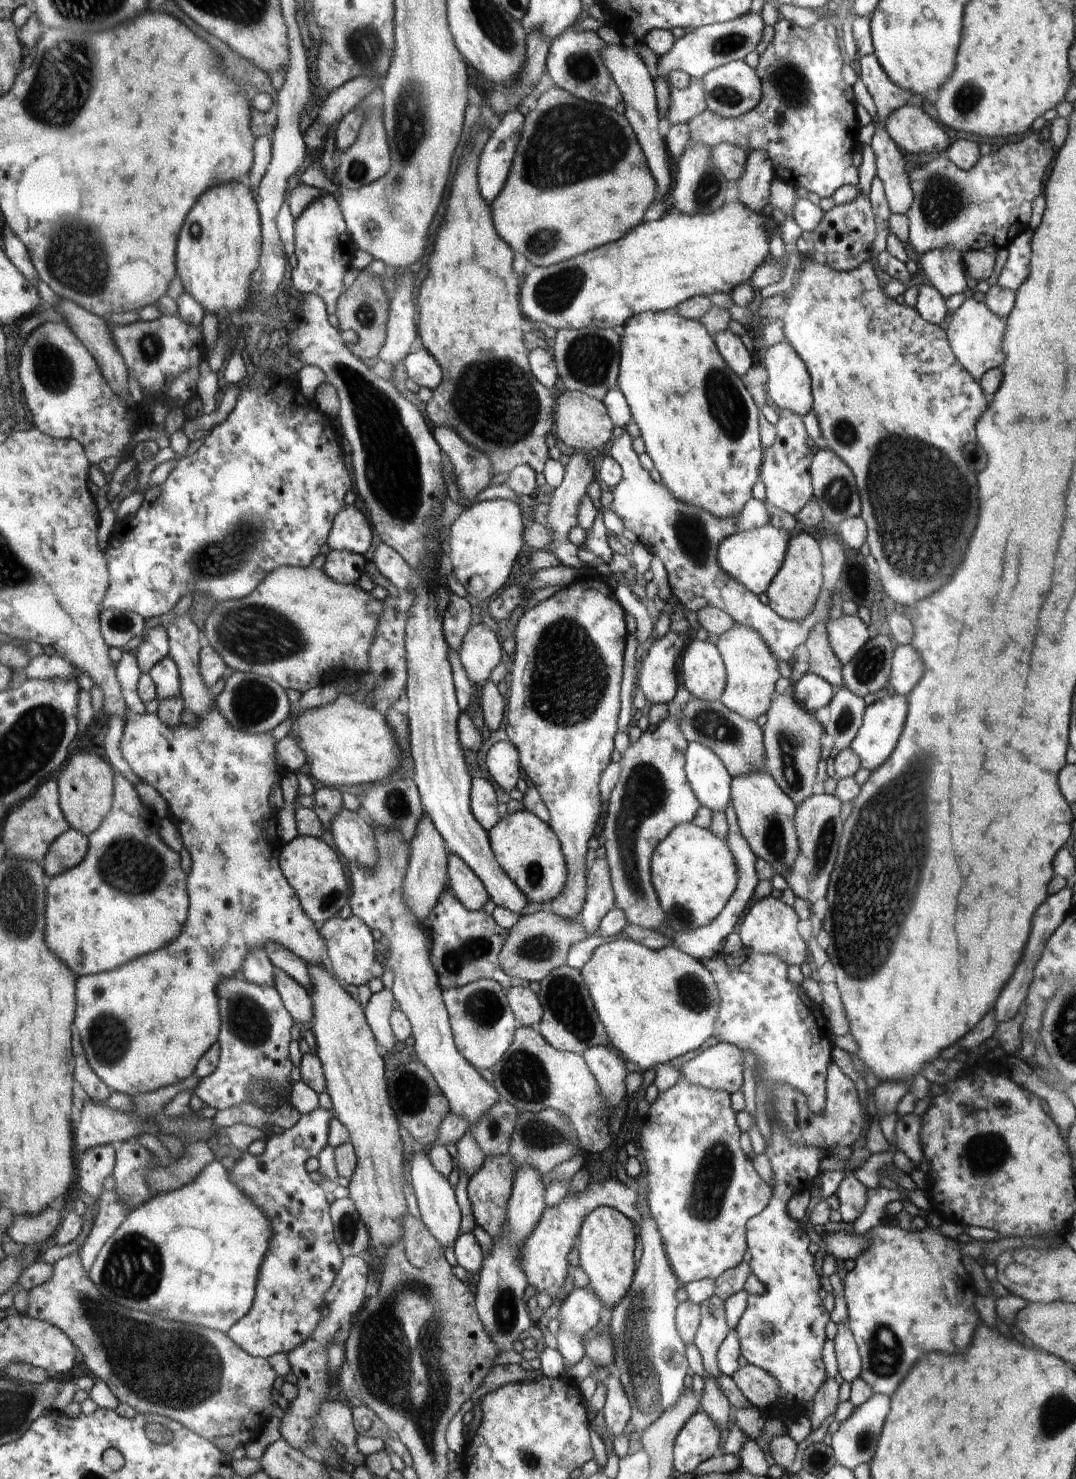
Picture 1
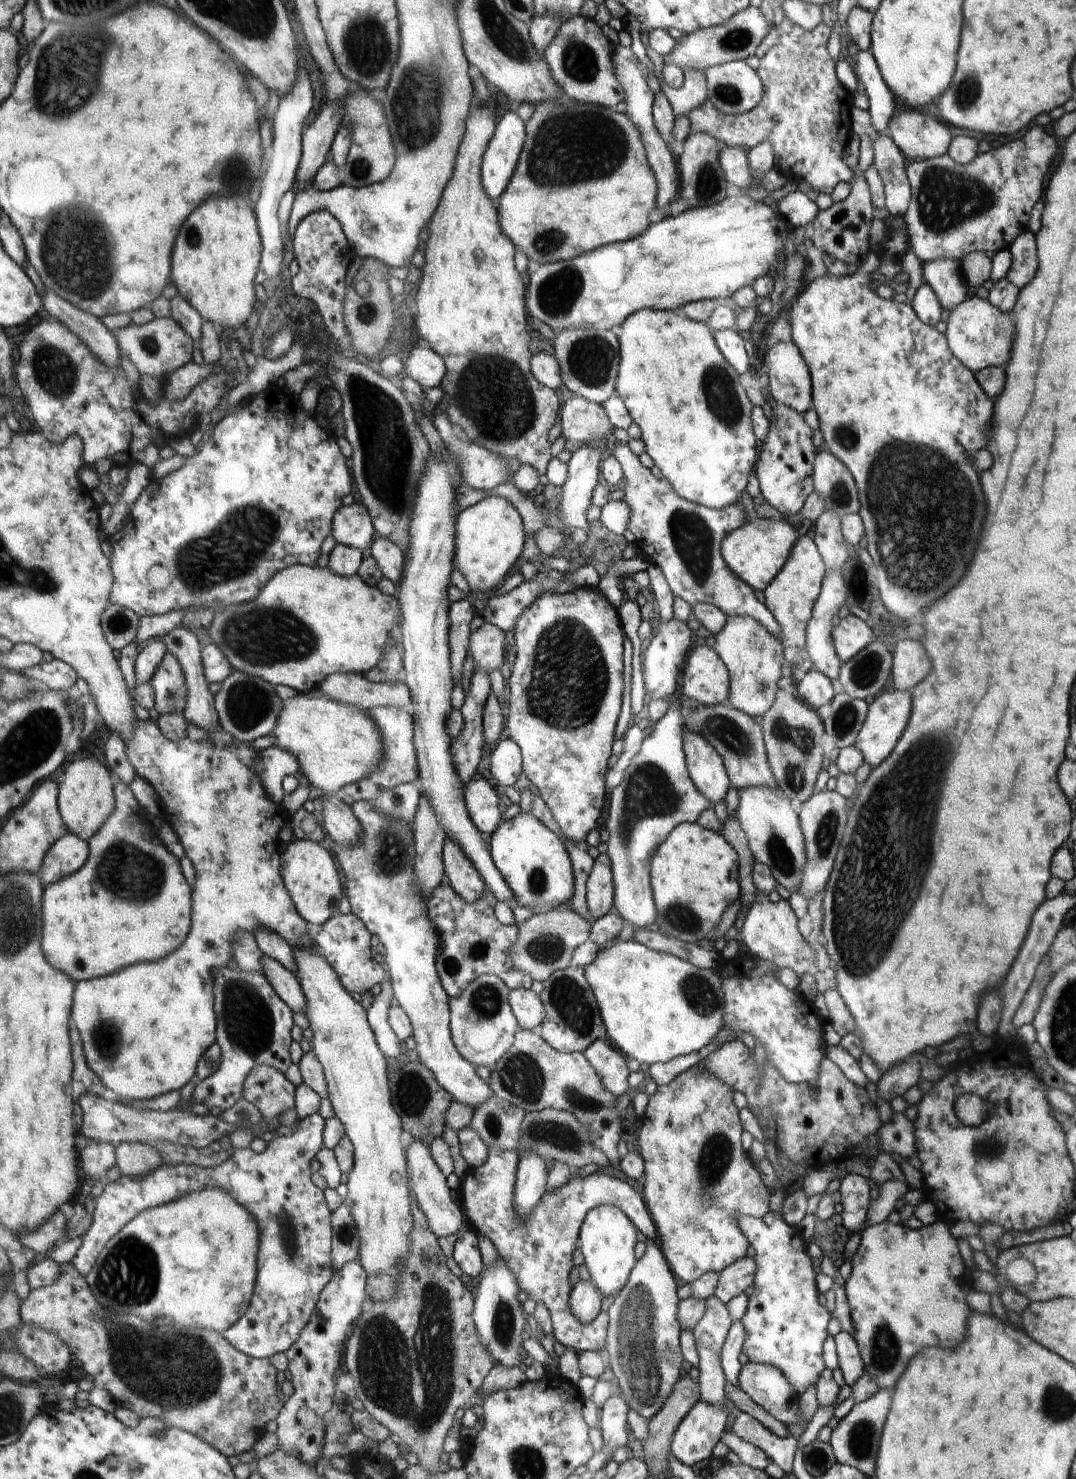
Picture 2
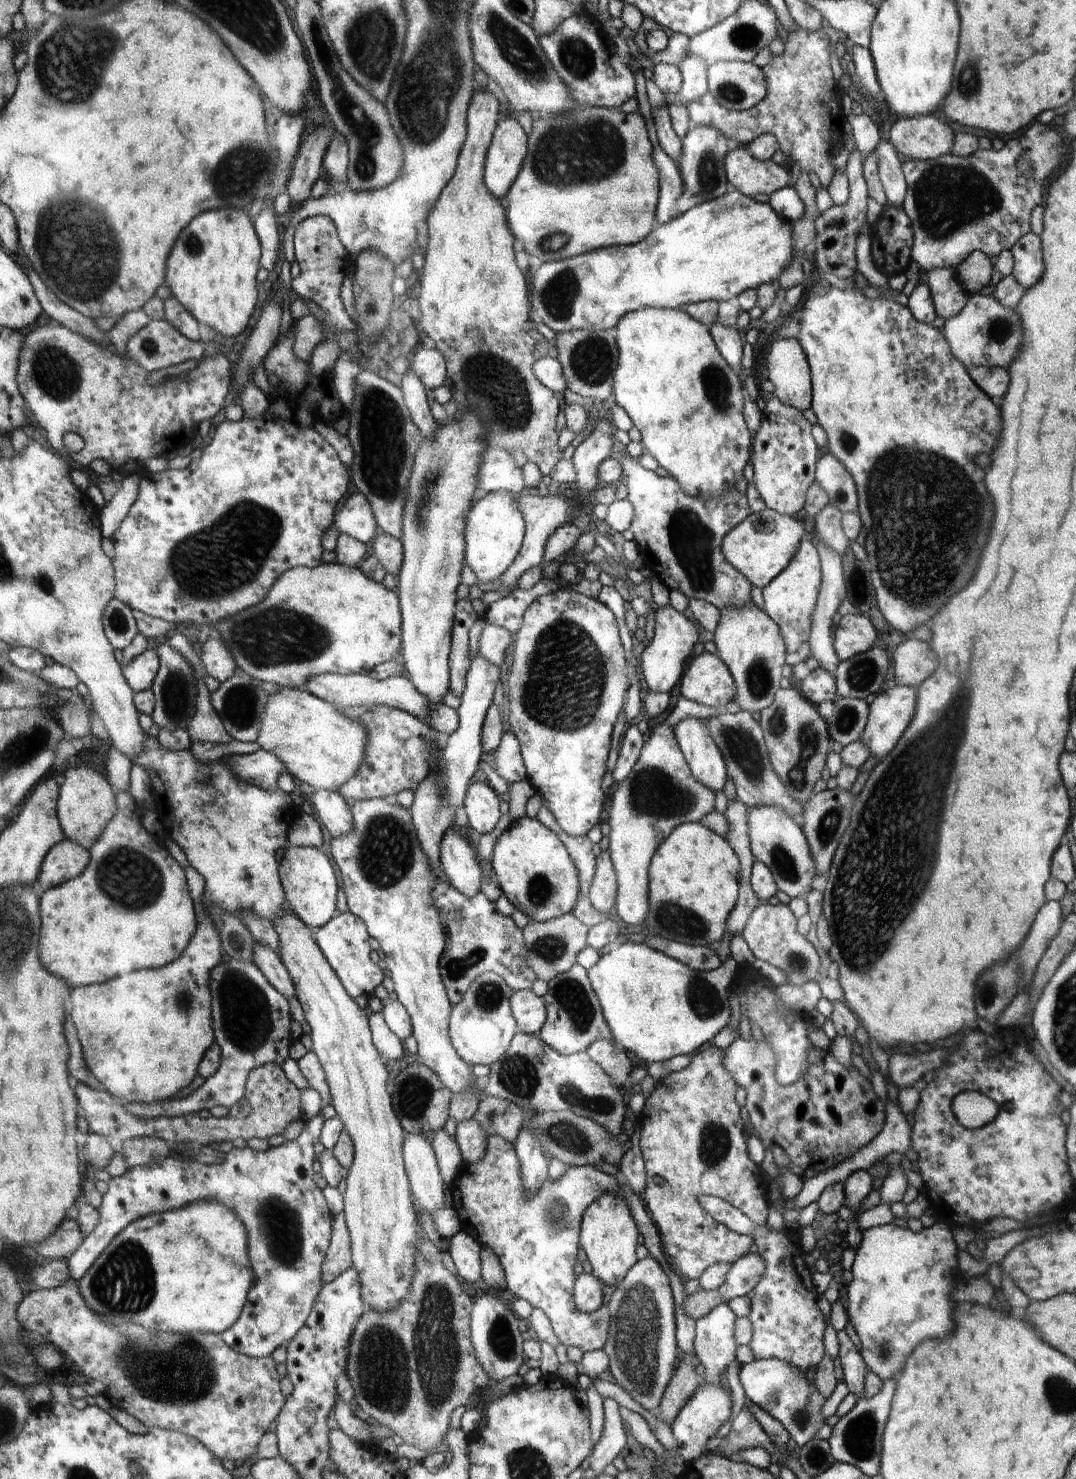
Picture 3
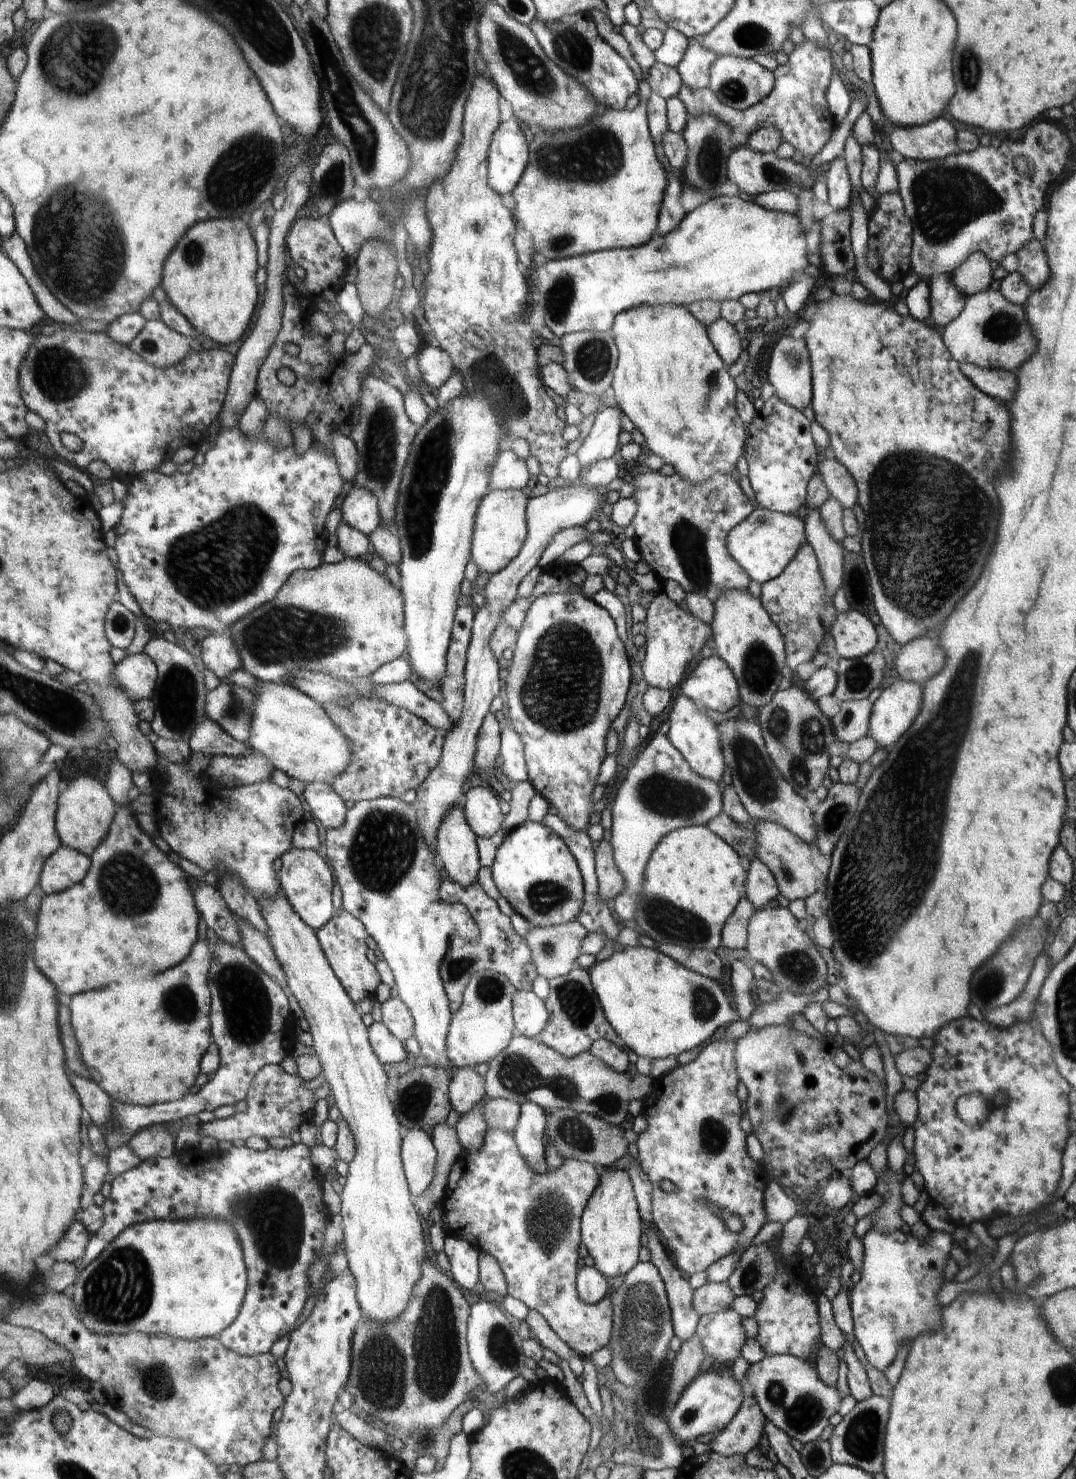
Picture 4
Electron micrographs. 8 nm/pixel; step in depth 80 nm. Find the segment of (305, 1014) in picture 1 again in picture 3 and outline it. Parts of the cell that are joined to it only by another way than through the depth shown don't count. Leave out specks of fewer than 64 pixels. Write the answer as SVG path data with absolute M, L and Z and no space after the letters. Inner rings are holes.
M254 940L251 948L251 960L254 961L260 972L275 986L281 995L289 999L295 995L295 988L292 977L280 956L276 954L269 946Z

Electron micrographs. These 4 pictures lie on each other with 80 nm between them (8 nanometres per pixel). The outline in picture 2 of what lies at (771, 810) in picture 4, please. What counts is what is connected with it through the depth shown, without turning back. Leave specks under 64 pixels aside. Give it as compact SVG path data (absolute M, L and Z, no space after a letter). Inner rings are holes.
M726 703L695 707L696 709L686 717L686 730L700 734L704 740L714 746L716 753L723 758L731 786L737 790L748 790L756 786L766 786L766 788L777 790L776 780L768 766L759 720Z

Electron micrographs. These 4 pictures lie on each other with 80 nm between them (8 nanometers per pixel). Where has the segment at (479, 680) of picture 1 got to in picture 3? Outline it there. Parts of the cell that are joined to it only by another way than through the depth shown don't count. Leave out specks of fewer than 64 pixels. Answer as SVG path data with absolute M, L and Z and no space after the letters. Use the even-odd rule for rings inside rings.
M486 625L478 640L478 656L494 664L496 668L504 663L506 648L514 639L514 634L508 632L507 628L498 625Z

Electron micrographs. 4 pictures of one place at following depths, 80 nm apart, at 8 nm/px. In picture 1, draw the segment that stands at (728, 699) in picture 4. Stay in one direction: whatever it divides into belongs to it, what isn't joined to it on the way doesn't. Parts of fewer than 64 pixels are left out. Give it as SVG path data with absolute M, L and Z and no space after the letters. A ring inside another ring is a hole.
M690 640L680 666L684 687L692 697L707 702L720 700L727 688L727 670L714 644Z

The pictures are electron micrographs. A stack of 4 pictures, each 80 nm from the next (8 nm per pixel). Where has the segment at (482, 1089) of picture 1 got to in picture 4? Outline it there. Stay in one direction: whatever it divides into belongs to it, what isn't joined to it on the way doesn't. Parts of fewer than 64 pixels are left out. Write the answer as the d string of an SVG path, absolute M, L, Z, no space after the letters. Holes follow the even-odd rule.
M399 797L355 802L347 812L346 823L327 831L326 854L339 880L343 909L360 919L394 975L399 997L413 1018L414 1036L420 1045L419 1056L424 1058L426 1064L445 1068L449 1075L455 1075L458 1068L447 1048L452 1014L439 966L447 956L450 942L456 937L475 941L479 937L479 925L464 905L446 904L439 895L443 882L438 868L432 864L434 847L419 827L416 809Z

